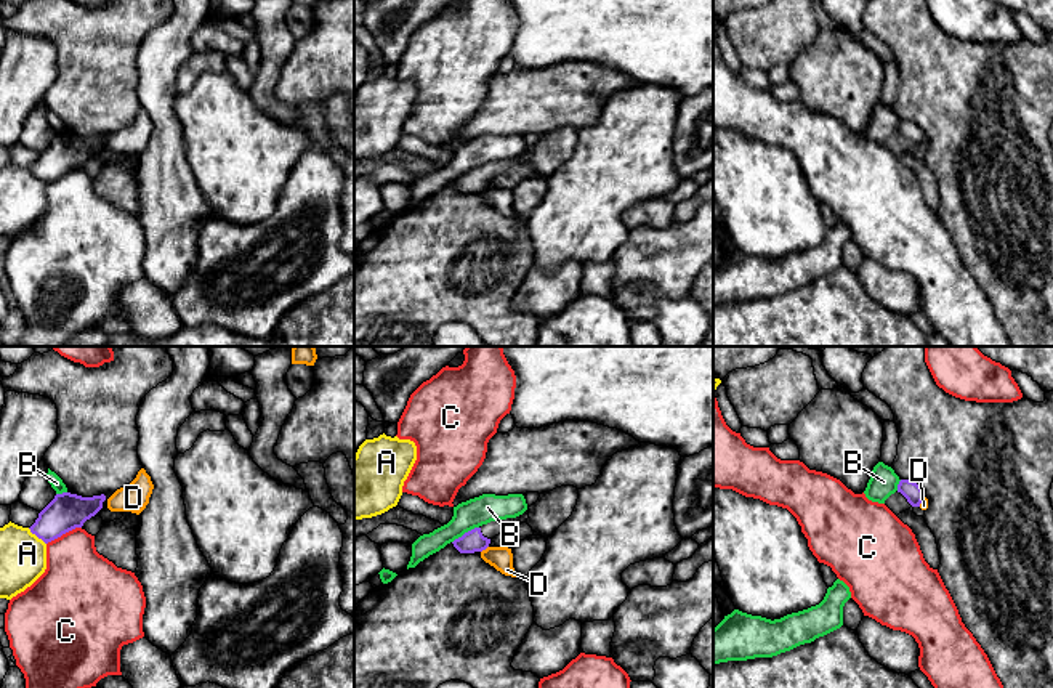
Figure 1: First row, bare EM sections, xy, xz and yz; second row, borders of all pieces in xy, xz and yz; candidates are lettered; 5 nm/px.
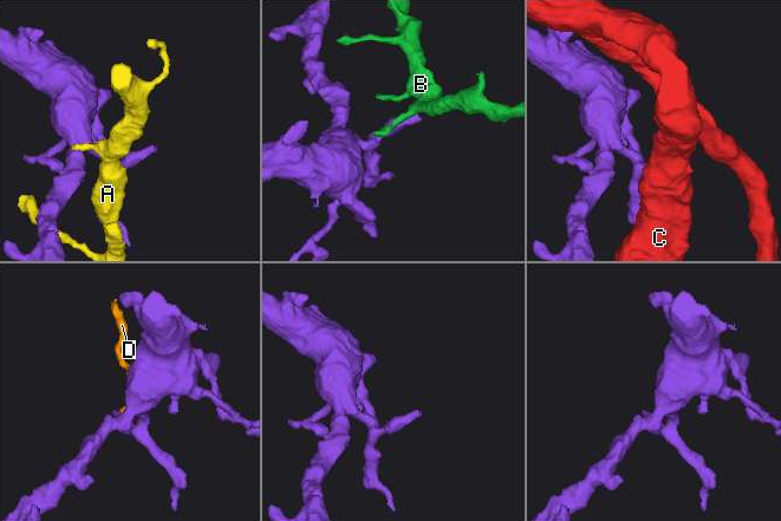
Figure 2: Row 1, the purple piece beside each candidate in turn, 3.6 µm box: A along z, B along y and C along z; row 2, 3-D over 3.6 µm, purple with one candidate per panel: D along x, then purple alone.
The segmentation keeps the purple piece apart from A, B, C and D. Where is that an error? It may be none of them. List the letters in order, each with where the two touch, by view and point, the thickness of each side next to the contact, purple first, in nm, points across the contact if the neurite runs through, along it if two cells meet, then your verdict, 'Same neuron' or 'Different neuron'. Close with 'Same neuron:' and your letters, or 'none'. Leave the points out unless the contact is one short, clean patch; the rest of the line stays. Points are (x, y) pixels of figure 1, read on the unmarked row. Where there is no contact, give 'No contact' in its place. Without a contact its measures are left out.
A: Touches purple at xy (37, 177). Thickness 190 nm (purple) against 240 nm. Different neuron
B: Touches purple at xz (465, 174). Thickness 110 nm (purple) against 140 nm. Boundary: xz (478, 167), (465, 172), (452, 183). Different neuron
C: Touches purple at xy (63, 174). Thickness 190 nm (purple) against 340 nm. Different neuron
D: Touches purple at xz (484, 190). Thickness 110 nm (purple) against 110 nm. Boundary: xz (488, 186), (481, 193). Different neuron
Same neuron: none

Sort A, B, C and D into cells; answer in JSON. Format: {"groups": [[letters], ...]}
{"groups": [["A"], ["B"], ["C"], ["D"]]}

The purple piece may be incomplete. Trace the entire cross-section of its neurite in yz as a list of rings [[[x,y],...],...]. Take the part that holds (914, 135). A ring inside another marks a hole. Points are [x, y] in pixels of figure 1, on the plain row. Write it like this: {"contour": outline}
{"contour": [[[909,120],[899,122],[898,133],[901,133],[912,148],[920,148],[925,138],[925,133],[922,132],[922,128],[917,123]]]}

